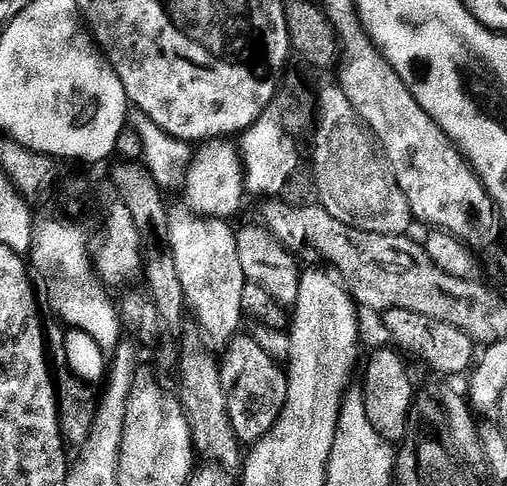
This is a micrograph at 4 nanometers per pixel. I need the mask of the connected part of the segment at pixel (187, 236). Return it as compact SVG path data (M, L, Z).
M189 218L190 220L172 220L170 242L174 266L178 266L178 279L182 282L185 301L201 333L209 341L231 341L241 331L240 320L245 319L242 306L242 290L245 286L242 262L238 262L237 229L231 228L227 219Z

